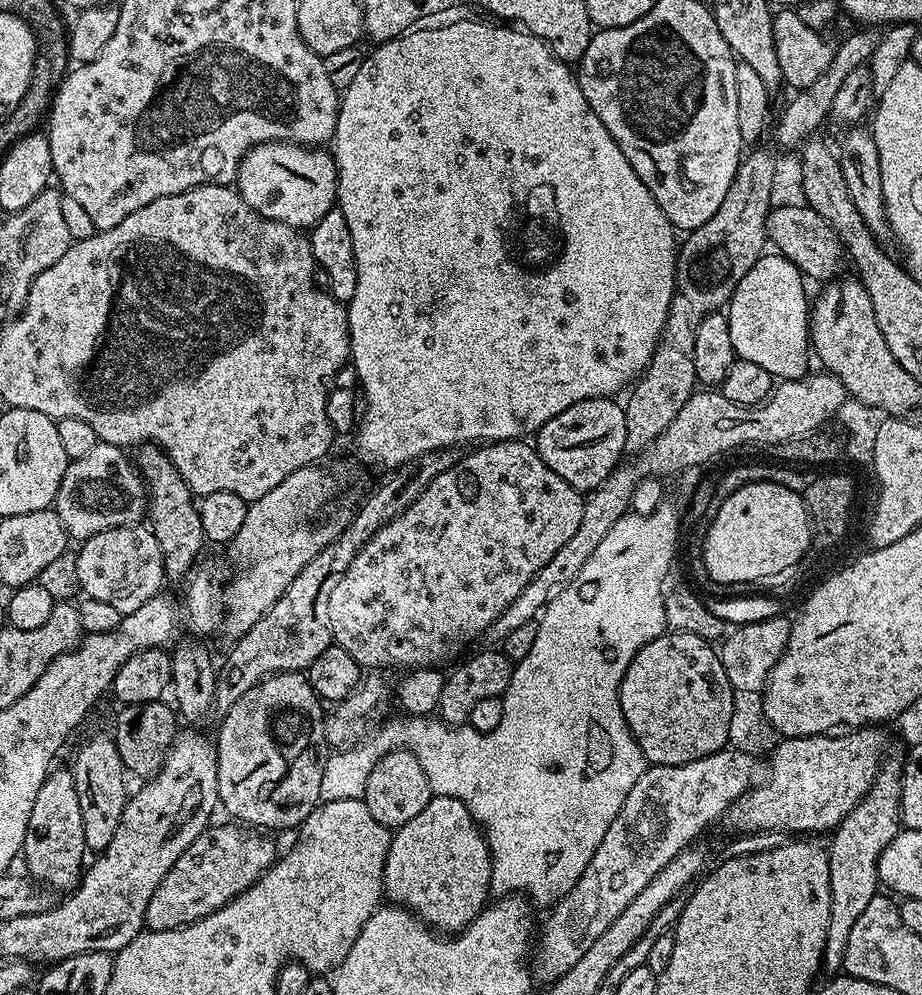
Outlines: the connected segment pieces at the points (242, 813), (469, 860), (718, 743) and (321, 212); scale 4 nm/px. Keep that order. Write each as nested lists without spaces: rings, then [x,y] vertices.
[[[275,672],[273,676],[268,676],[262,682],[258,682],[234,706],[230,706],[223,713],[224,721],[220,724],[220,733],[214,736],[214,743],[217,752],[217,776],[219,803],[222,808],[229,812],[233,821],[241,825],[248,826],[251,820],[293,820],[299,822],[305,820],[309,814],[316,809],[316,805],[321,803],[320,791],[322,790],[322,770],[324,760],[320,756],[320,747],[326,744],[326,712],[323,712],[322,701],[310,686],[307,675],[304,672]]]
[[[433,795],[432,800],[426,806],[426,810],[420,811],[417,816],[410,818],[410,822],[406,822],[402,827],[392,832],[392,841],[390,842],[390,850],[386,854],[386,866],[384,867],[384,896],[387,897],[393,905],[407,908],[417,920],[431,926],[435,931],[441,934],[455,934],[464,931],[470,926],[470,922],[474,922],[474,918],[484,911],[490,900],[490,889],[492,887],[492,852],[488,848],[488,839],[484,837],[484,833],[479,824],[470,814],[470,810],[466,810],[466,806],[458,798],[453,796]]]
[[[669,630],[642,646],[620,679],[622,714],[649,765],[694,762],[725,748],[733,693],[719,651],[709,641]]]
[[[270,140],[266,144],[255,144],[240,160],[236,169],[234,187],[240,197],[255,212],[262,214],[267,220],[277,220],[291,228],[301,230],[312,229],[326,214],[337,207],[336,198],[336,158],[331,151],[320,146],[289,144],[287,140]]]

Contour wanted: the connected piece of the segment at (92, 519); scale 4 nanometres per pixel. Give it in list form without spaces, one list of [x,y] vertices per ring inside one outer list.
[[[98,442],[90,454],[69,463],[58,486],[54,511],[73,541],[83,542],[111,528],[136,526],[145,519],[148,498],[133,461],[118,444]]]

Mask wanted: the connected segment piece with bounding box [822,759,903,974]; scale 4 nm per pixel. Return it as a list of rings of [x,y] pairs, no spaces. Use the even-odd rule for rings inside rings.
[[[883,761],[870,790],[846,818],[831,833],[832,845],[827,845],[830,866],[830,930],[826,930],[824,947],[825,973],[836,974],[843,969],[846,942],[850,942],[850,930],[858,922],[862,910],[870,903],[870,898],[878,894],[878,858],[886,846],[902,830],[900,799],[902,798],[901,761]]]

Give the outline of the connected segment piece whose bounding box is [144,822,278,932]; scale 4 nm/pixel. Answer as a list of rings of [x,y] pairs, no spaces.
[[[227,823],[209,826],[200,833],[158,883],[144,918],[151,931],[174,930],[198,922],[206,918],[206,914],[214,914],[214,910],[254,886],[260,875],[276,863],[278,851],[274,841],[256,832],[248,833],[235,823]]]

